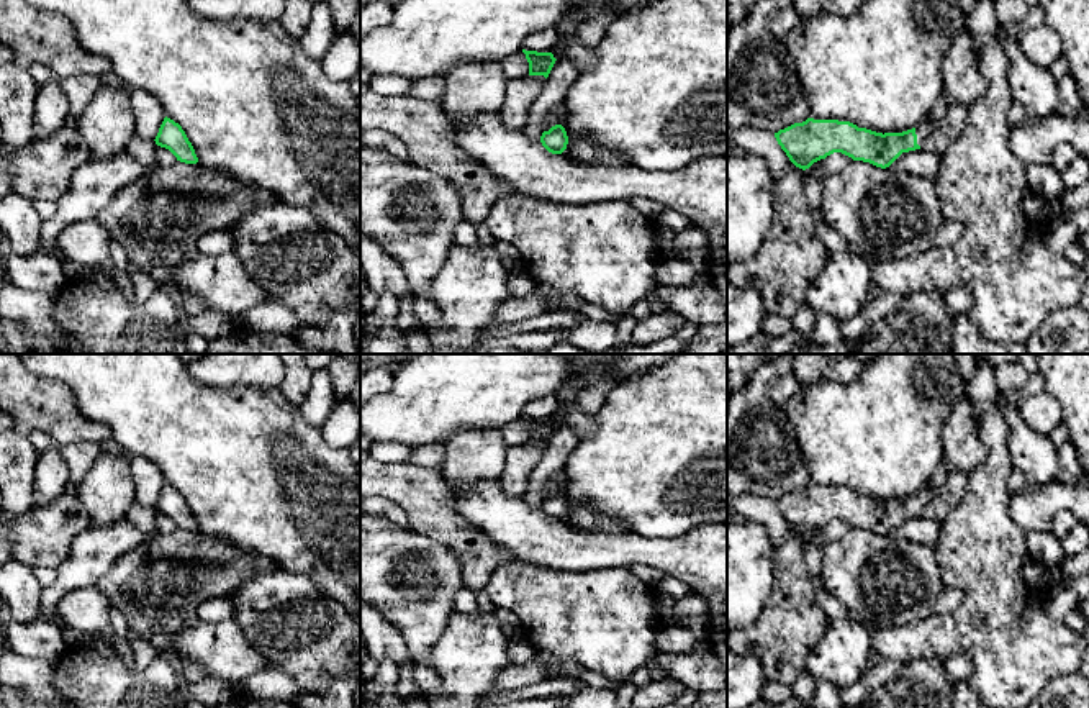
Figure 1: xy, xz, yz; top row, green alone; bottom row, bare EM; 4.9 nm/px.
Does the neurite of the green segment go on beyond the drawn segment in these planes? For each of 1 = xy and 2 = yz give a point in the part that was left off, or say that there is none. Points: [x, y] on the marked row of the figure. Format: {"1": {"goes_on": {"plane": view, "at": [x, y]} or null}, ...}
{"1": {"goes_on": null}, "2": {"goes_on": {"plane": "yz", "at": [934, 138]}}}

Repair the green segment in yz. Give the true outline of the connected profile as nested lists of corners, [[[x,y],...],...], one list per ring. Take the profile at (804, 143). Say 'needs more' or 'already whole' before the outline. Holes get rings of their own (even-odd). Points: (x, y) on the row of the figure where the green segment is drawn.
needs more; [[[953,105],[938,125],[925,118],[912,129],[884,134],[850,121],[807,118],[779,129],[775,138],[789,161],[802,170],[834,152],[886,169],[902,152],[920,148],[942,156],[963,133],[966,118],[968,105]]]

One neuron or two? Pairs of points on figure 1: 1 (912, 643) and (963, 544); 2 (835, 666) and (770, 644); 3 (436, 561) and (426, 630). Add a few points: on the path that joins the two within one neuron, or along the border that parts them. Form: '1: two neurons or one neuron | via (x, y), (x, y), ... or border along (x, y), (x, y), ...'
1: one neuron | via (942, 635), (970, 607), (970, 574)
2: two neurons | border along (829, 625), (824, 636), (808, 653), (804, 669)
3: one neuron | via (429, 577), (431, 600), (426, 605), (426, 613)

